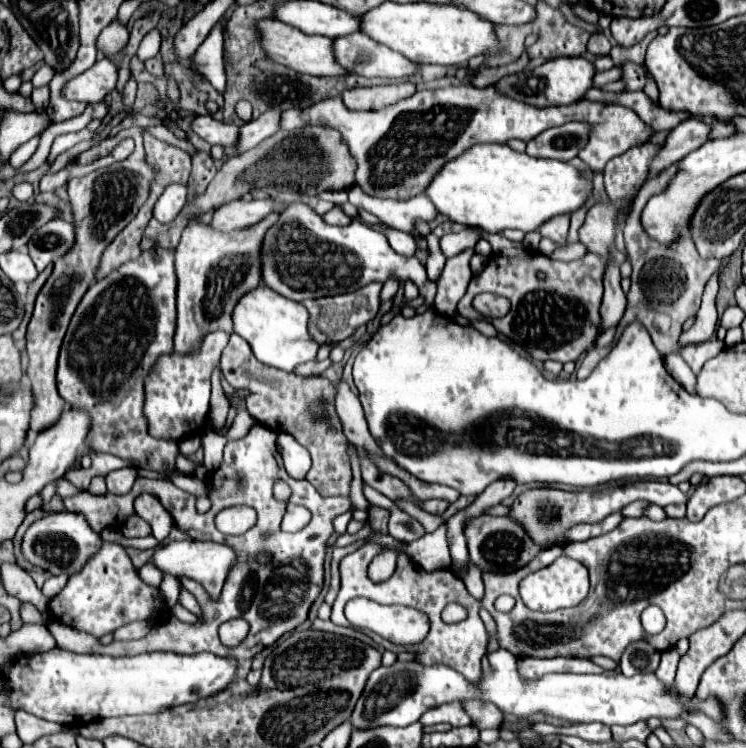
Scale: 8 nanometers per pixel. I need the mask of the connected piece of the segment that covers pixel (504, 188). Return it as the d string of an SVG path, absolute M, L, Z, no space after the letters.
M475 144L461 158L445 164L427 188L435 208L463 226L475 226L489 234L507 228L533 232L547 220L573 214L593 192L593 182L561 160L539 160L511 150L507 144Z

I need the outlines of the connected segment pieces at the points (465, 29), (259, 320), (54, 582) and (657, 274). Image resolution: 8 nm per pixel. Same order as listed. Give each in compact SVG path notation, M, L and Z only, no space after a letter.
M387 2L361 16L363 32L373 40L401 52L417 64L443 64L443 66L467 66L473 56L495 58L505 52L495 26L481 16L455 6L439 4L395 4Z
M259 286L245 294L233 312L235 334L245 338L255 354L255 358L265 364L285 372L293 372L299 364L313 362L317 358L319 344L309 334L309 312L303 304L287 300L267 286Z
M61 574L61 576L51 576L51 578L47 578L45 580L45 584L43 584L43 594L47 596L47 598L53 598L55 594L59 594L61 592L61 588L65 586L65 582L67 582L67 576L65 574Z
M677 164L669 166L659 176L647 180L643 190L637 194L635 208L631 210L631 214L629 214L625 226L623 226L629 260L633 264L633 274L631 274L631 290L627 294L627 310L625 310L623 320L617 326L617 332L623 332L625 326L629 326L631 322L641 322L647 328L647 332L651 334L653 344L657 346L657 350L663 356L669 354L669 352L679 352L683 356L683 360L689 364L689 368L697 374L701 370L701 366L707 360L715 358L725 344L721 340L709 340L709 342L689 344L689 346L681 348L677 344L677 338L679 338L683 322L699 310L701 294L703 294L707 280L717 270L723 268L723 262L715 260L715 258L711 258L711 260L701 258L691 238L689 240L683 238L683 240L677 240L671 246L663 246L663 244L651 240L645 234L645 230L641 228L641 222L639 222L639 214L641 214L641 208L645 206L645 202L651 198L651 194L659 192L665 184L669 184L669 180L675 176L675 172L677 172Z

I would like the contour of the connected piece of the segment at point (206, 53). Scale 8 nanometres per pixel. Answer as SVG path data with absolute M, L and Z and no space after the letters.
M221 22L209 32L205 42L195 52L193 60L195 60L195 68L211 82L211 86L219 94L225 94L227 78L223 68L223 24Z

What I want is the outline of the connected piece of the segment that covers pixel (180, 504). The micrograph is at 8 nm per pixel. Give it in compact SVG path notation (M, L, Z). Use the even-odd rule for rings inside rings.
M255 424L243 438L239 440L229 440L225 446L225 458L219 470L215 470L209 480L209 498L213 502L211 510L207 514L197 514L195 496L179 490L175 484L167 480L147 480L147 478L137 478L131 492L123 496L115 494L105 494L105 496L91 496L89 492L81 492L73 498L65 498L65 508L67 512L79 512L87 518L91 528L95 532L101 532L103 528L117 528L125 518L129 518L133 510L133 500L141 492L151 492L161 500L161 504L171 510L171 516L177 524L179 530L187 532L193 540L213 540L231 546L237 552L237 568L233 568L225 580L225 586L221 590L219 600L211 600L203 586L187 576L180 578L181 584L197 598L203 618L201 624L191 626L179 622L175 616L171 616L165 624L159 624L157 628L151 628L151 632L141 638L141 640L129 640L129 642L111 642L107 646L99 644L97 638L79 632L75 628L69 628L59 622L51 622L47 628L57 640L59 648L71 650L71 652L99 652L99 654L111 654L111 656L123 656L123 654L141 654L141 652L153 652L153 650L169 650L169 652L181 652L181 654L199 654L199 652L213 652L217 656L235 656L239 660L239 672L237 678L245 678L249 668L251 668L251 658L261 652L263 648L275 644L283 634L295 630L299 624L307 620L309 608L315 602L315 598L321 592L323 586L323 558L325 558L325 542L333 532L333 518L349 512L353 508L349 496L321 496L313 484L307 480L293 480L287 476L279 450L277 450L277 432L271 428L265 428L263 424ZM285 480L291 488L293 494L289 502L297 502L313 514L311 522L297 534L285 534L281 530L281 520L285 514L285 502L279 502L273 496L273 482ZM231 504L245 504L257 510L257 524L247 530L245 534L236 537L227 537L215 528L215 516L223 510L229 508ZM259 552L269 552L271 554L271 564L273 568L261 568L255 564L255 558ZM233 618L243 618L249 622L249 634L243 644L239 646L225 646L219 644L217 628L225 620Z

